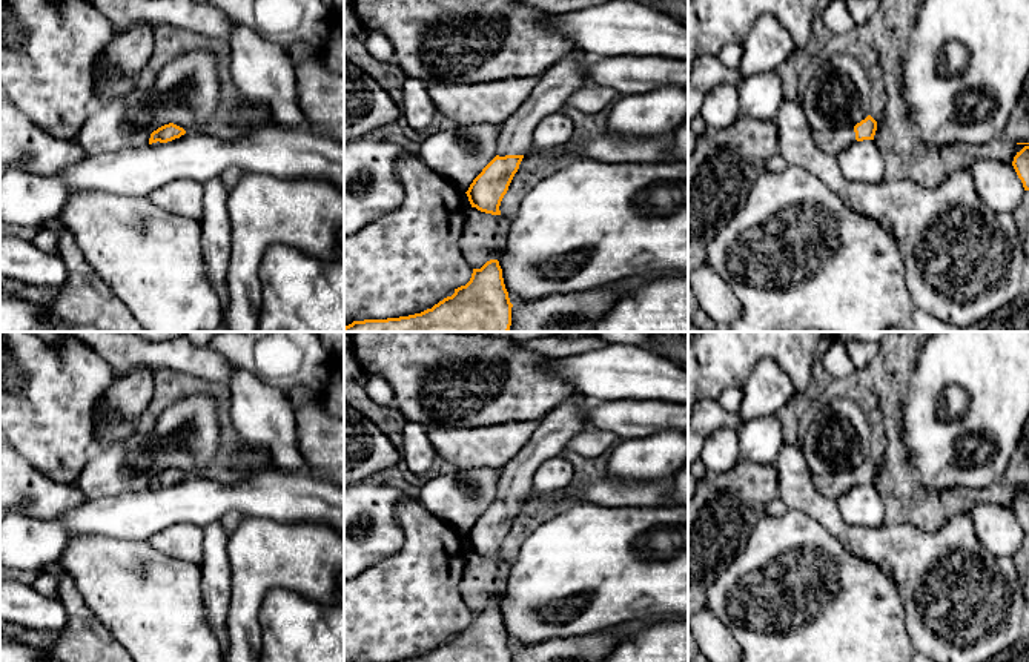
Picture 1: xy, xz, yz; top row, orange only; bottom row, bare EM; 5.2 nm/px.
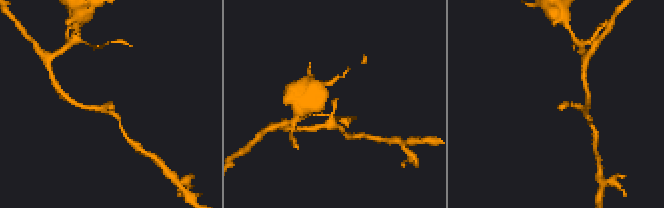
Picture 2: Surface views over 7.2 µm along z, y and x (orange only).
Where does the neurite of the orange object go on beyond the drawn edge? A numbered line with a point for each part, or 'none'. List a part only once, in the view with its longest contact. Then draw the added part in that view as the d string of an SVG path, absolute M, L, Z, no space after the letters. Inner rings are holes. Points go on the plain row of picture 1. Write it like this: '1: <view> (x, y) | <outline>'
1: xz (552, 433) | M571 399L547 413L534 424L530 442L501 470L496 499L528 498L539 465L562 455L567 442L585 429L588 427L584 413Z

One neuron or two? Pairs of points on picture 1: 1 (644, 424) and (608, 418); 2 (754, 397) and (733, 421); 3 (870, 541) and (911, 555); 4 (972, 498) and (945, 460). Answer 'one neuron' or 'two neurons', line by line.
1: one neuron
2: two neurons
3: one neuron
4: two neurons

